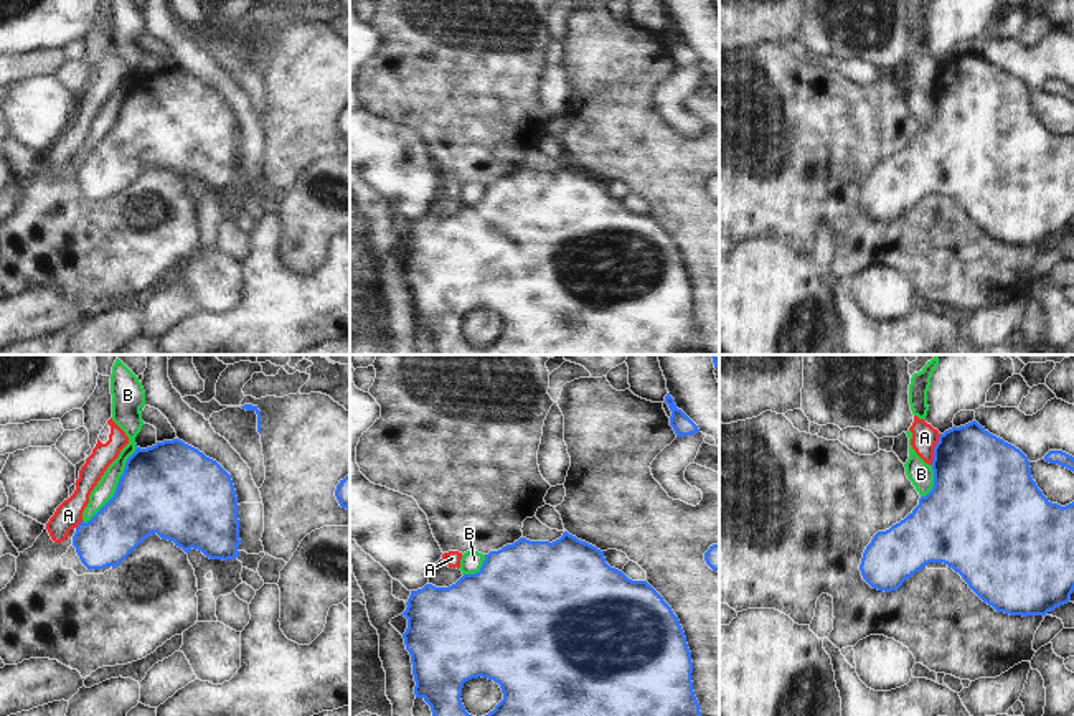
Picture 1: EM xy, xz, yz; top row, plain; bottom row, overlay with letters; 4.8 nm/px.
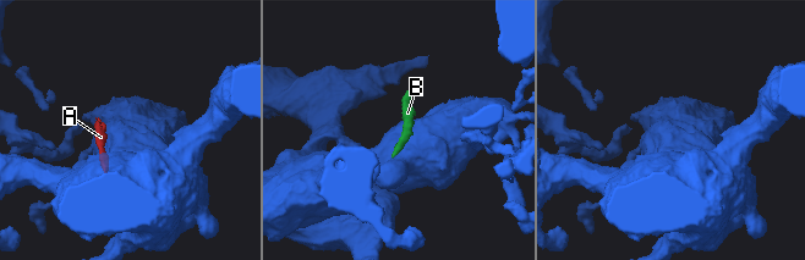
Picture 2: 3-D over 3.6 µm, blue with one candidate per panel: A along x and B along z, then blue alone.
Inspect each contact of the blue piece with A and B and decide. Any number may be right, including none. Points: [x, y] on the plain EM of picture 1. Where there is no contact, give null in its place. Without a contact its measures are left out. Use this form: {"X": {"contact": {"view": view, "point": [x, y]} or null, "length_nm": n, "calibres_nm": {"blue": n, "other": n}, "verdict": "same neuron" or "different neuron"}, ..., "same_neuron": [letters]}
{"A": {"contact": {"view": "yz", "point": [934, 80]}, "length_nm": 160, "calibres_nm": {"blue": 440, "other": 130}, "verdict": "different neuron"}, "B": {"contact": {"view": "xy", "point": [117, 114]}, "length_nm": 460, "calibres_nm": {"blue": 460, "other": 100}, "verdict": "different neuron"}, "same_neuron": []}

